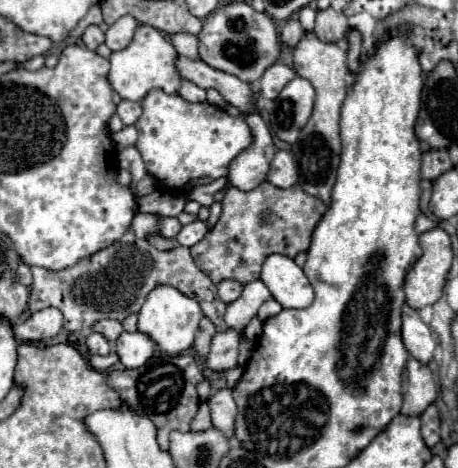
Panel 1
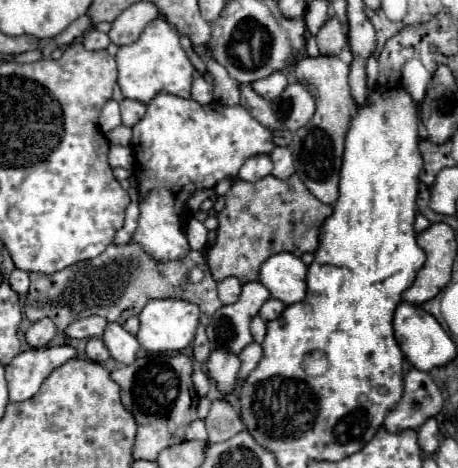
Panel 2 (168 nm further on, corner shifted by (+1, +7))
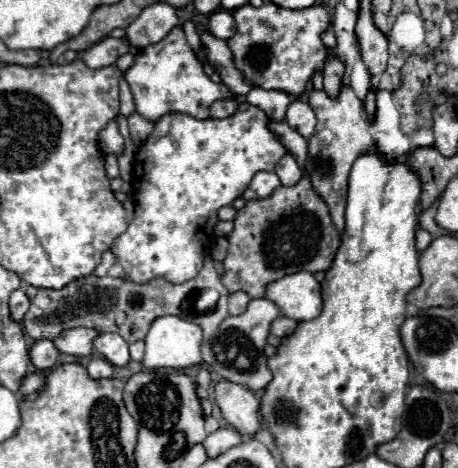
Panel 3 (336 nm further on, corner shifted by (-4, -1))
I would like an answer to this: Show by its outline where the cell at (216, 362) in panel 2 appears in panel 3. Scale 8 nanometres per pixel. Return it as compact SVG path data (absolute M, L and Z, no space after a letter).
M218 380L216 384L216 404L222 410L226 422L240 434L252 436L260 426L260 402L242 384L230 384L228 380Z

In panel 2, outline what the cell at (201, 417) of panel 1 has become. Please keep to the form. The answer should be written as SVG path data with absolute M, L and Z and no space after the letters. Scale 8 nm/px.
M195 420L193 424L189 424L185 440L201 440L201 442L205 442L205 440L207 440L207 430L205 430L205 422L203 422L203 420Z

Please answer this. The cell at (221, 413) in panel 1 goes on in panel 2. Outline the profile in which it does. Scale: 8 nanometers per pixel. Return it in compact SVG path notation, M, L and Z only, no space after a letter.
M215 400L211 404L211 412L205 418L205 426L209 432L209 442L225 442L245 428L233 406L225 400Z

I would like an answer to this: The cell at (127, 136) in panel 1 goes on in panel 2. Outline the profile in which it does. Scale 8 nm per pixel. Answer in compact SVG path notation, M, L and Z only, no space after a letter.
M117 126L115 130L111 130L107 134L107 140L111 144L121 144L121 146L129 146L131 144L131 128L129 126Z

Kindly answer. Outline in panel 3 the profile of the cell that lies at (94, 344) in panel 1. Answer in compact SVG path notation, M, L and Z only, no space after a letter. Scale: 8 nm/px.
M92 358L90 364L88 364L88 374L90 378L110 378L112 376L112 364L104 358Z

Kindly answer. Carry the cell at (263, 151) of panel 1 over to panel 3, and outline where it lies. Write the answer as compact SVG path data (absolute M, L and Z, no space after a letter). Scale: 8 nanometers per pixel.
M258 172L250 186L248 186L248 192L252 198L266 198L268 194L272 194L276 188L280 186L280 180L274 172Z

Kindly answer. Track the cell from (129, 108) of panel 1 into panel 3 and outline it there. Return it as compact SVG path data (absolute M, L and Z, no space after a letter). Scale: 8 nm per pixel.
M134 112L134 114L128 116L128 126L130 126L130 136L132 136L134 144L138 144L138 146L140 146L140 144L150 136L150 132L154 130L154 122L146 120L146 118L140 116L138 112Z

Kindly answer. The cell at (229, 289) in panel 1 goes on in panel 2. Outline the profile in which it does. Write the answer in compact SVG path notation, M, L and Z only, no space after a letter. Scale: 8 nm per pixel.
M225 278L219 282L219 298L223 304L237 302L241 294L241 282L237 278Z

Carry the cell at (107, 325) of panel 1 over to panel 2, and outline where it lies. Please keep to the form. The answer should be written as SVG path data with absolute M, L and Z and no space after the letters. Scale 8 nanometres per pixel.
M89 316L89 318L81 318L81 320L75 320L73 324L69 324L63 330L63 334L67 338L77 338L77 340L81 340L81 338L85 338L85 340L89 340L89 338L101 338L101 334L105 330L105 324L107 324L105 318L101 318L101 316Z

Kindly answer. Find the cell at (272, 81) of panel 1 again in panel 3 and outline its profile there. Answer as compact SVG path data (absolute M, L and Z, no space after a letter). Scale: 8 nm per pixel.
M252 88L246 94L246 102L262 108L272 120L284 120L286 108L290 104L290 98L282 90L262 90L262 88Z

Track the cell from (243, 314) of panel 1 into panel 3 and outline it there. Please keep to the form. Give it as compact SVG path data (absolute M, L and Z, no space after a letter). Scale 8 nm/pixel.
M252 298L246 312L240 316L228 316L218 332L210 338L210 348L208 352L202 354L204 362L210 366L210 370L224 380L236 382L236 384L244 384L248 386L252 392L256 390L264 390L268 386L268 382L272 380L272 372L266 366L266 356L264 356L264 346L266 346L266 338L268 338L268 328L270 322L274 318L280 316L278 306L268 300L268 298Z

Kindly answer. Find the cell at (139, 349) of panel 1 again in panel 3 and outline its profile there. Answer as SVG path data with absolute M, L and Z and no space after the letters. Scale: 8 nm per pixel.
M100 334L94 340L94 348L106 358L110 360L114 366L126 366L130 362L130 352L128 352L128 344L126 340L122 340L122 336L118 334Z

